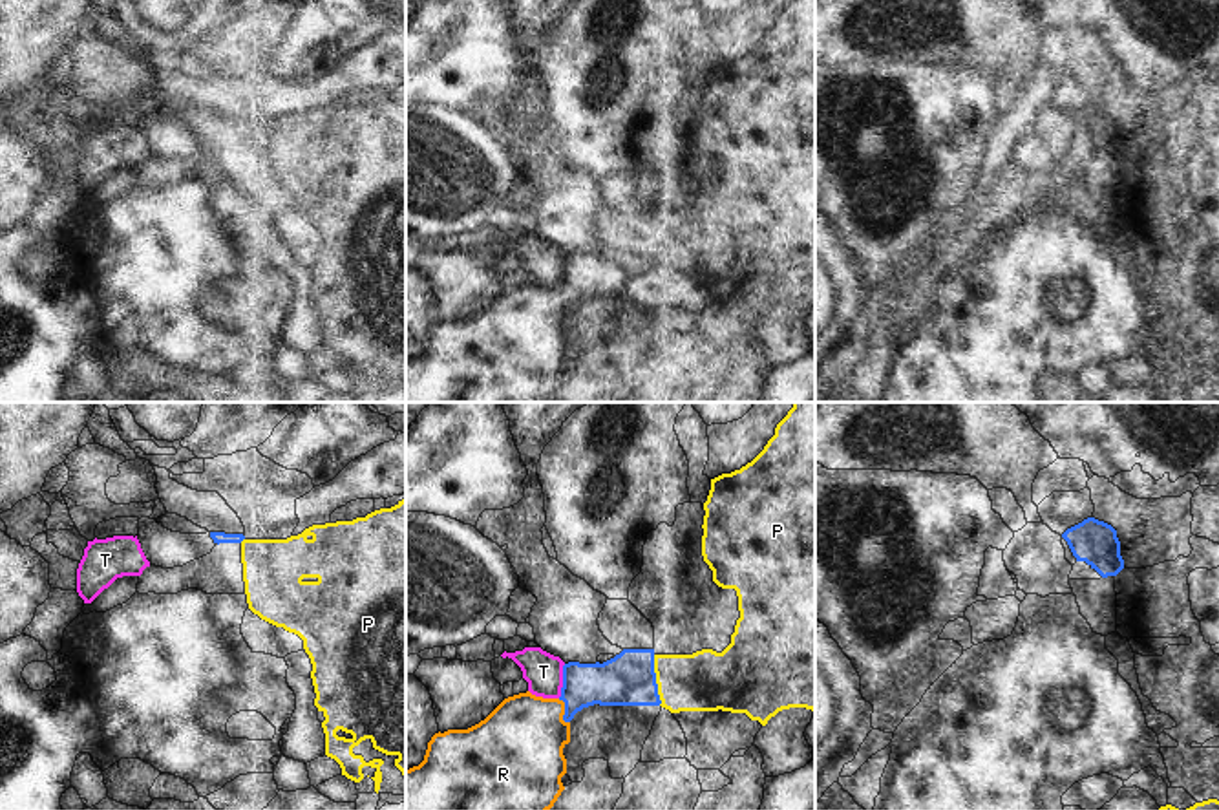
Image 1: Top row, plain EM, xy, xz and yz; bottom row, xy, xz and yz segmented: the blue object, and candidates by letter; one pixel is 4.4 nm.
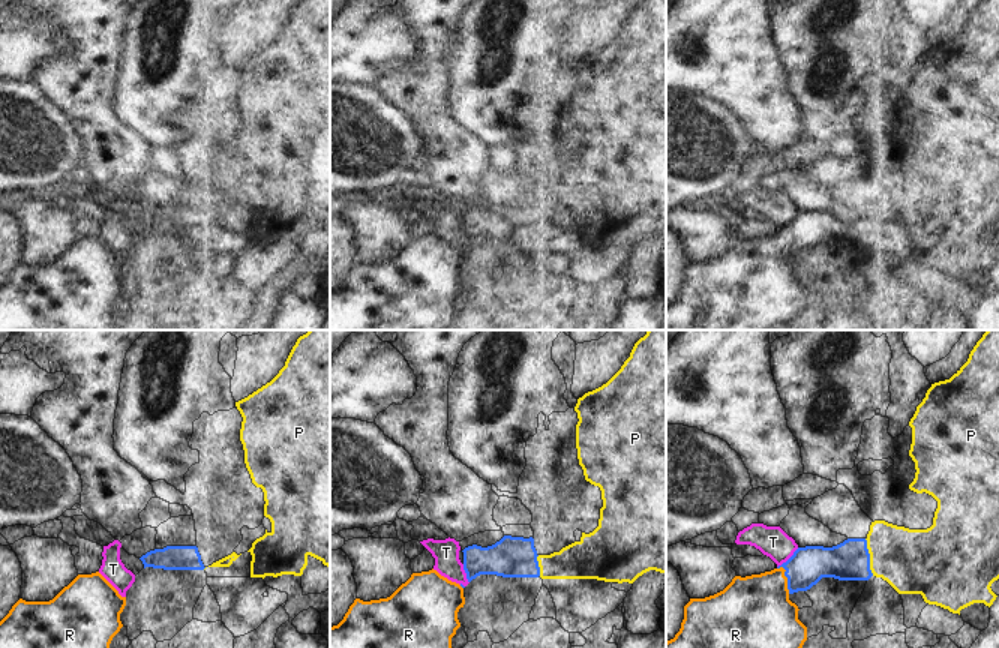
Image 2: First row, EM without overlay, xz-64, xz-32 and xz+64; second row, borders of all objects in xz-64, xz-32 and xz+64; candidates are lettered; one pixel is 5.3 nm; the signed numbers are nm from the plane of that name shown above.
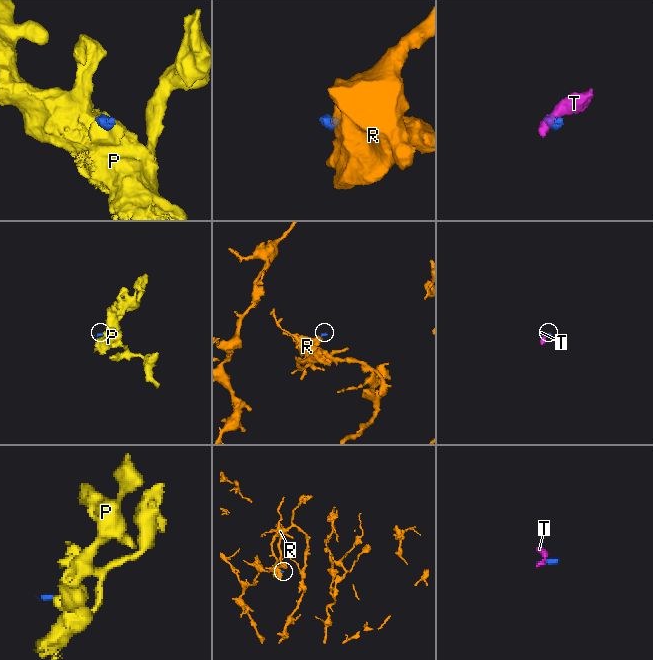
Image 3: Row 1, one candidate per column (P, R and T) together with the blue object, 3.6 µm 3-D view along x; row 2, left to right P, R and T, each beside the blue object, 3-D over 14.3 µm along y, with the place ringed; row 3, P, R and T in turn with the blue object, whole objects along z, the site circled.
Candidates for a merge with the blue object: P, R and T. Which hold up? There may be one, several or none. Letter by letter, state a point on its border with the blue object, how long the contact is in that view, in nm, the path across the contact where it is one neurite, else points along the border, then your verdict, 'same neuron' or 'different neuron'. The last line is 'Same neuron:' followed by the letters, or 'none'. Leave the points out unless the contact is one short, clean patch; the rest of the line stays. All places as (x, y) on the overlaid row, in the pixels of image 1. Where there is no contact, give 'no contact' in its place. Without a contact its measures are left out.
P: xz (655, 681) | 220 nm | different neuron
R: xz (565, 712) | 120 nm | across xz (613, 682), (593, 684), (565, 712), (552, 715), (519, 745) | same neuron
T: xz (563, 681) | 160 nm | along xz (565, 664), (558, 697) | different neuron
Same neuron: R

